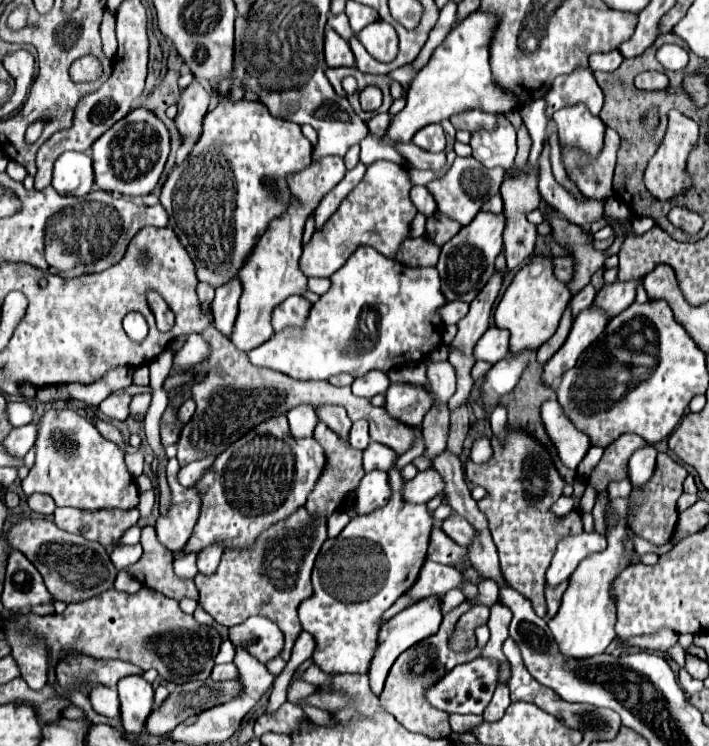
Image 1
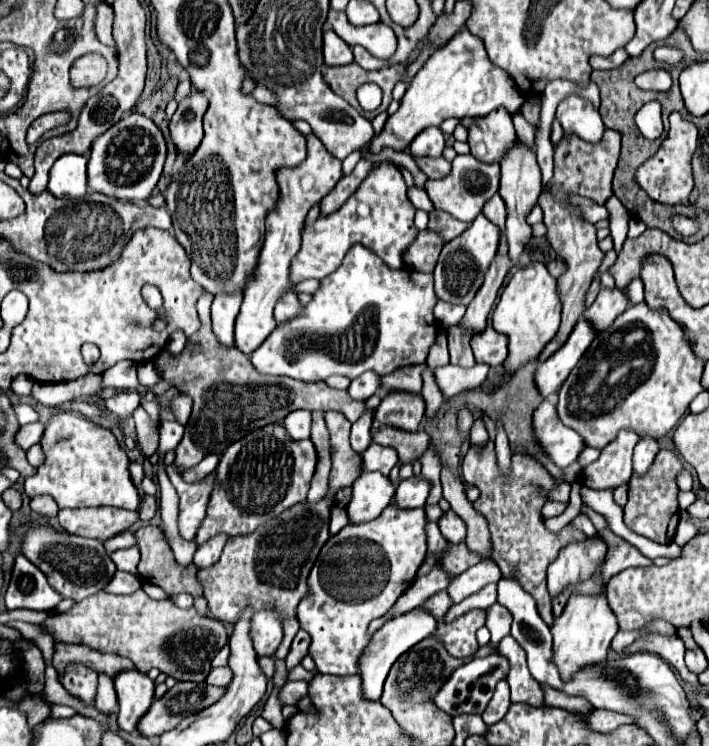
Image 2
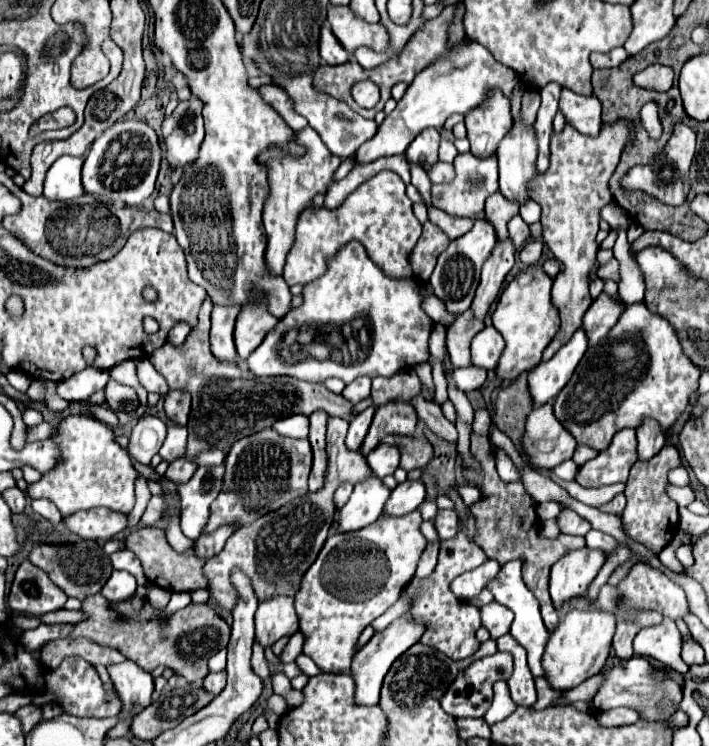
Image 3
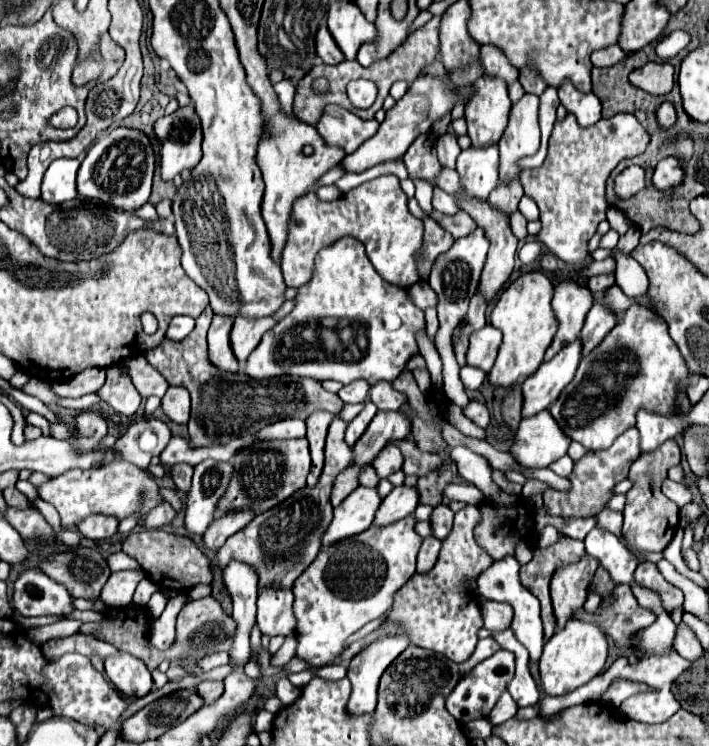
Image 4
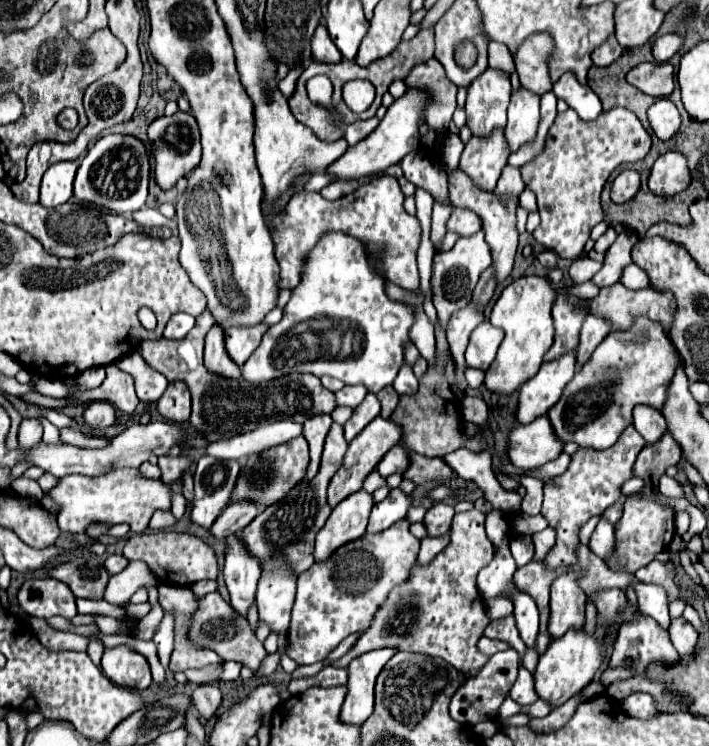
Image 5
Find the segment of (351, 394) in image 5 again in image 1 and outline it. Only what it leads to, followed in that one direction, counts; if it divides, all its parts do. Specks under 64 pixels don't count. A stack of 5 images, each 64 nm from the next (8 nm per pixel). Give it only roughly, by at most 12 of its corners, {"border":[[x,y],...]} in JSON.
{"border":[[372,370],[352,382],[352,394],[372,398],[390,386],[384,372]]}

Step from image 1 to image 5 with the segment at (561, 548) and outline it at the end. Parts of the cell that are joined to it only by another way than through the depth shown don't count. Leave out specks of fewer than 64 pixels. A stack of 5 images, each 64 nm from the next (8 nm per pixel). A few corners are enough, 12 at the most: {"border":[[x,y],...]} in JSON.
{"border":[[580,572],[552,584],[548,632],[552,640],[584,626],[586,594]]}

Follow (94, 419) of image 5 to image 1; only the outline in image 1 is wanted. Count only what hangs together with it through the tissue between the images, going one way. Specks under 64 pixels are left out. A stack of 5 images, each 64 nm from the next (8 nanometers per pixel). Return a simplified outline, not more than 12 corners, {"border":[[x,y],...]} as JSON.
{"border":[[70,408],[38,424],[26,496],[136,508],[124,452]]}

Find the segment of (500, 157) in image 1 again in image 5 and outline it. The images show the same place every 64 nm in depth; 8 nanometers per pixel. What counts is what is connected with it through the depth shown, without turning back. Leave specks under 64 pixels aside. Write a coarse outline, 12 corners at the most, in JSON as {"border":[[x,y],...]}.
{"border":[[486,68],[468,86],[474,136],[506,124],[510,76]]}

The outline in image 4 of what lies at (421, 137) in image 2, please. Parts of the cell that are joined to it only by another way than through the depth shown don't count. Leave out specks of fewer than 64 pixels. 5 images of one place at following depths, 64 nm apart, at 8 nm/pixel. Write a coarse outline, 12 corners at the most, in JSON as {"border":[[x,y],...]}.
{"border":[[430,130],[404,154],[408,178],[436,186],[440,162]]}

